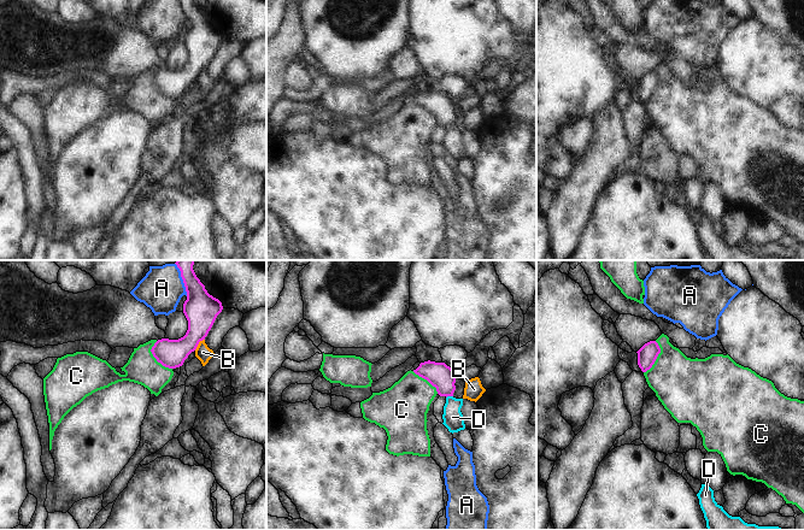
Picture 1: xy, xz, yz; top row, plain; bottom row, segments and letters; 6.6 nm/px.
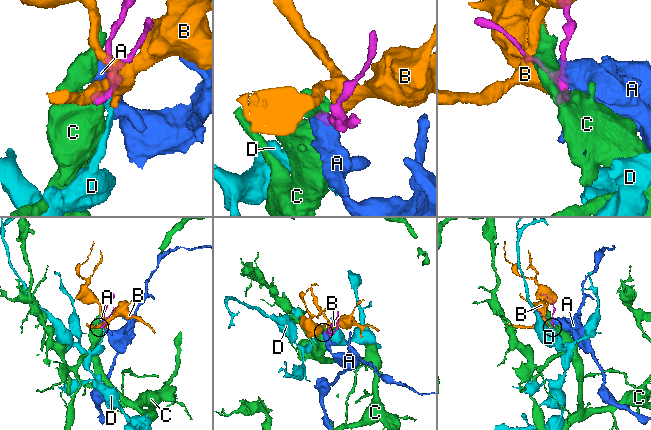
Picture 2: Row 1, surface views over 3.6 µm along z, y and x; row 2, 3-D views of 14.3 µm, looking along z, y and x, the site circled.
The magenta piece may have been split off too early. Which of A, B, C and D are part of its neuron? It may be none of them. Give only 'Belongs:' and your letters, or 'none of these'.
Belongs: none of these

